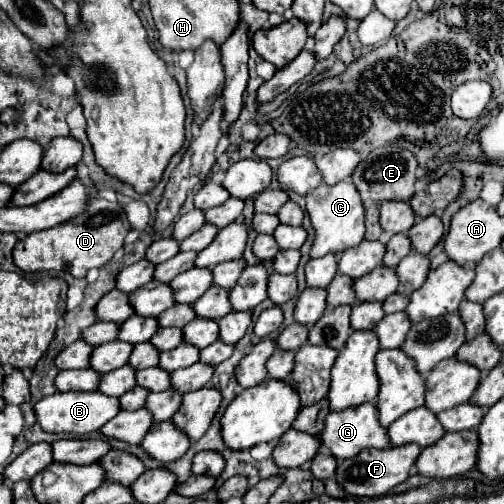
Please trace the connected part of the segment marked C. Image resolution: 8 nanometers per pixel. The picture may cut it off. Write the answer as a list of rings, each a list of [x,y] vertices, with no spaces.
[[[350,181],[336,185],[322,183],[306,195],[306,211],[310,215],[316,239],[312,245],[312,257],[324,257],[326,253],[342,253],[344,249],[356,247],[364,239],[364,203],[358,189]]]

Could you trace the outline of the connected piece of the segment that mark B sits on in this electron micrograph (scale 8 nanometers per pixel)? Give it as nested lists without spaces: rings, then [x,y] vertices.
[[[68,391],[68,393],[54,393],[50,397],[44,397],[34,405],[36,419],[44,431],[50,433],[72,433],[72,435],[84,435],[90,431],[98,431],[106,421],[110,421],[120,411],[120,399],[108,397],[100,391]]]

